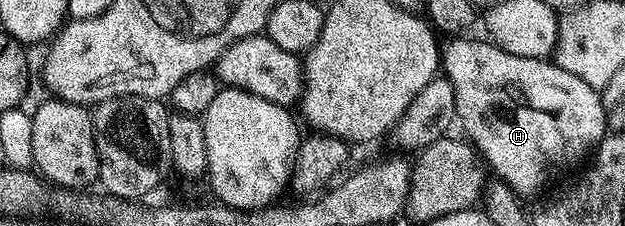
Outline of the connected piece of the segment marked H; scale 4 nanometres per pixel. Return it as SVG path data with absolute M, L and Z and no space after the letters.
M450 37L441 48L441 72L453 88L458 127L467 131L466 139L485 164L487 159L498 179L504 180L520 198L535 196L550 182L551 176L577 163L608 135L600 89L589 86L577 74L563 70L550 59L517 58L517 54L509 54L489 40L471 38Z

